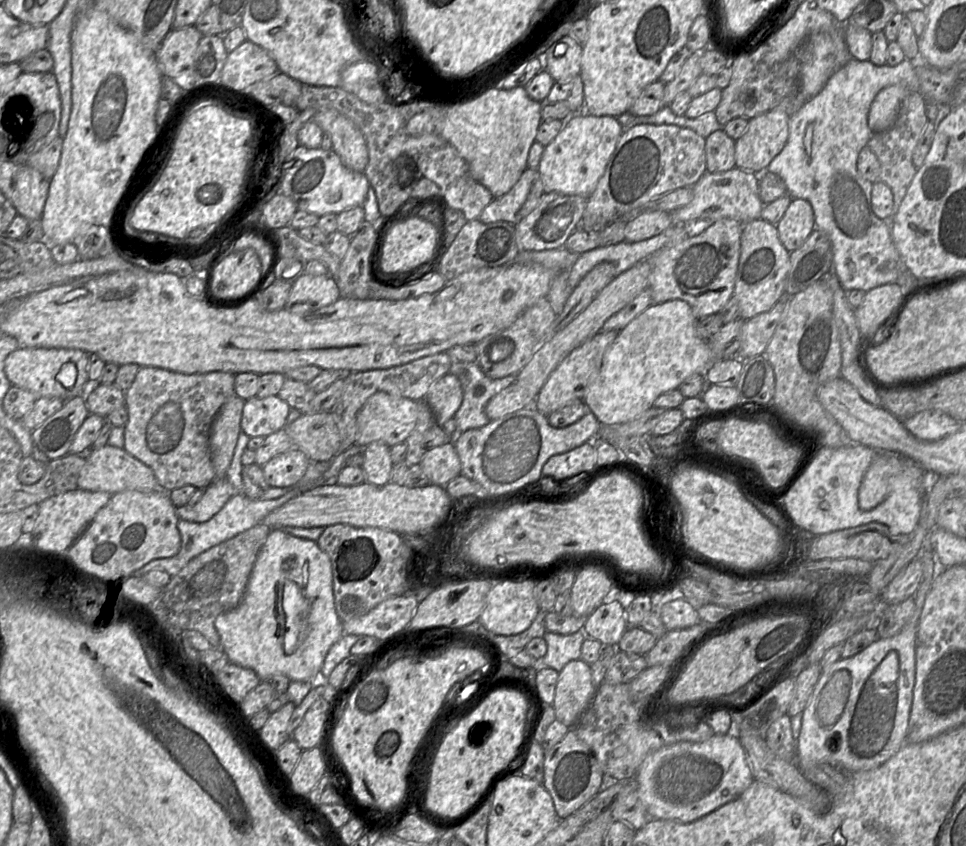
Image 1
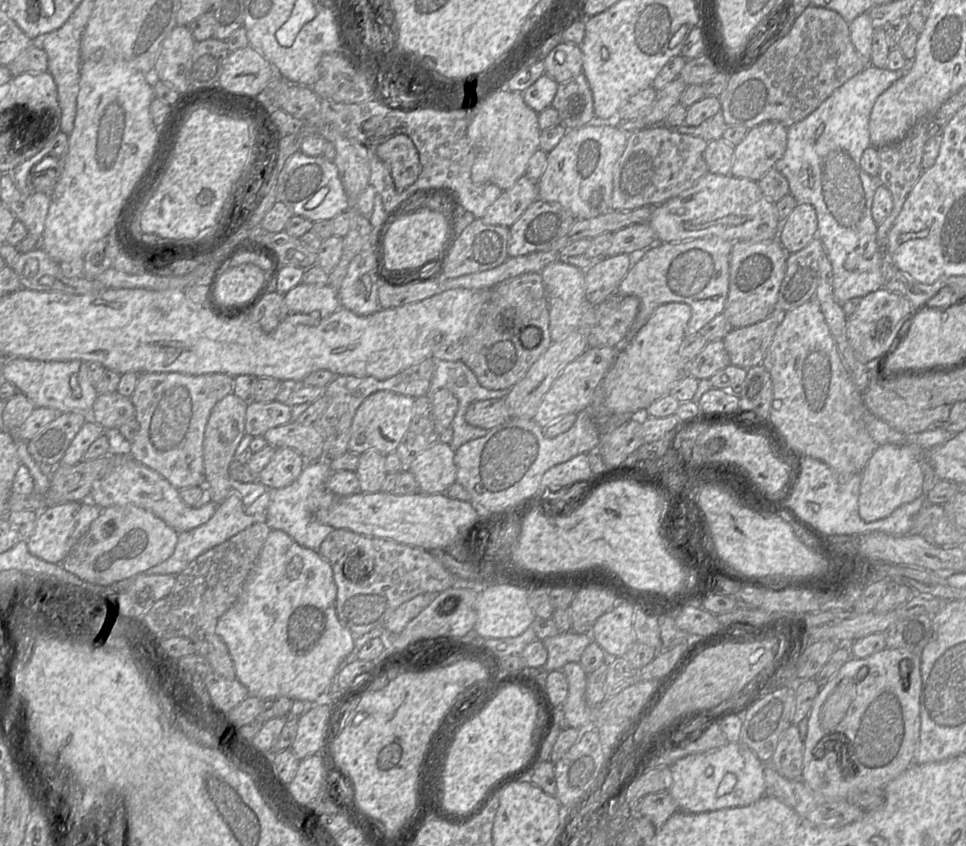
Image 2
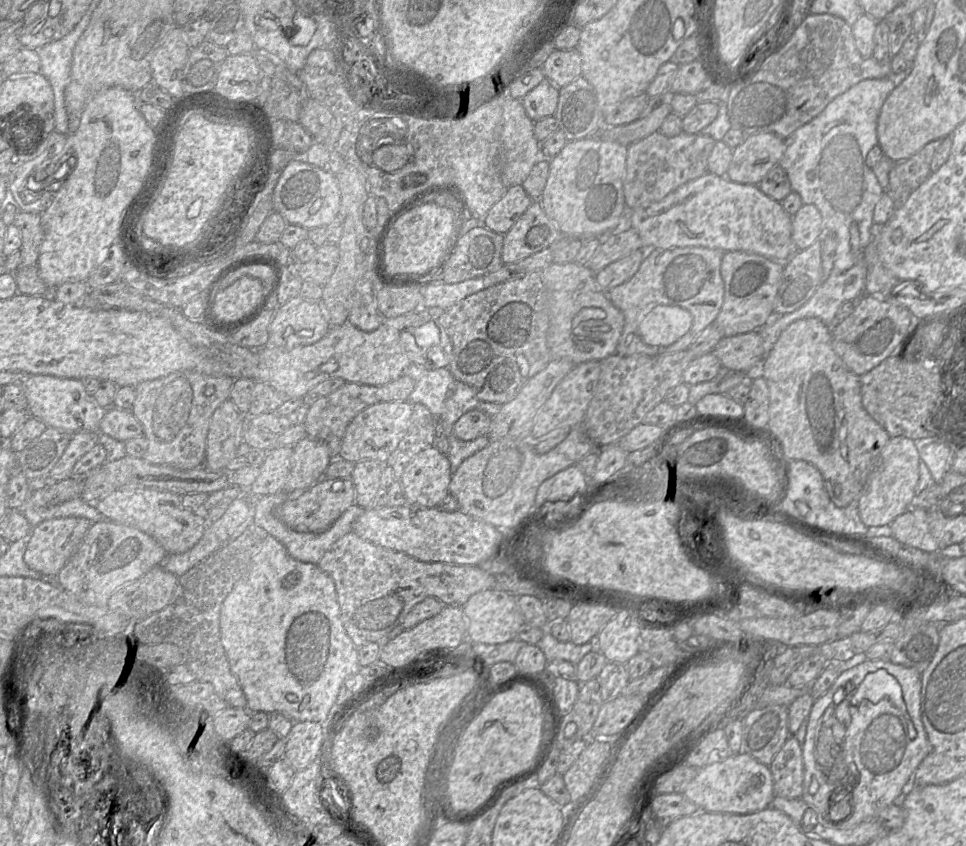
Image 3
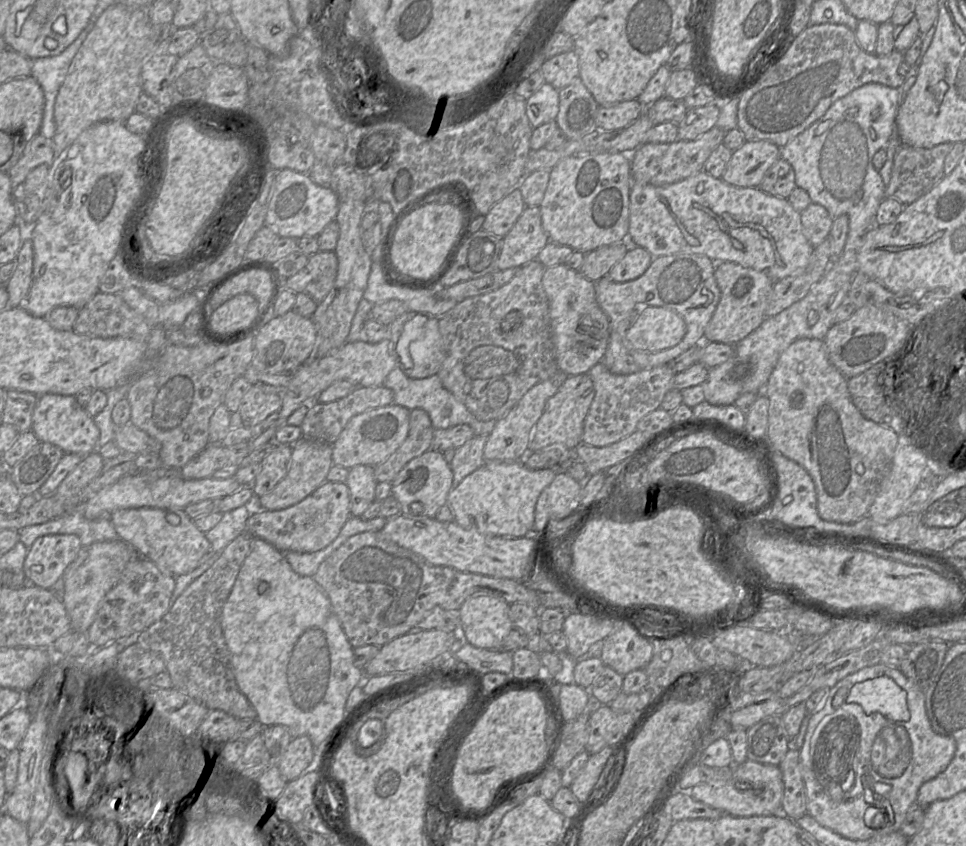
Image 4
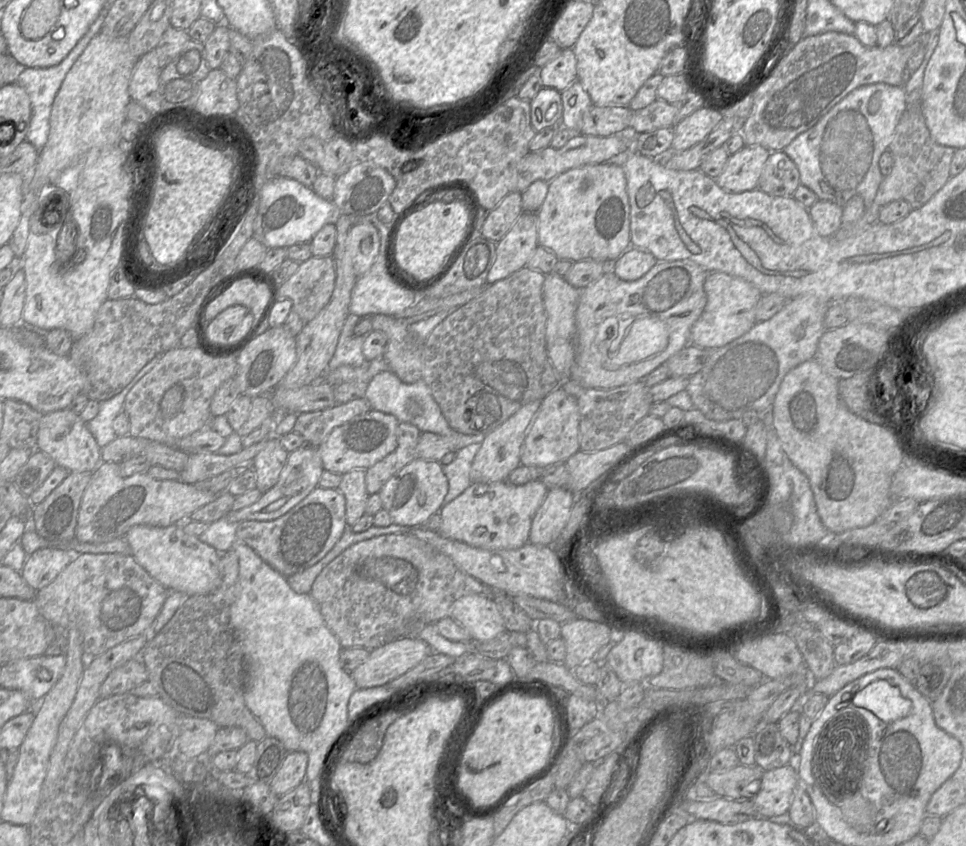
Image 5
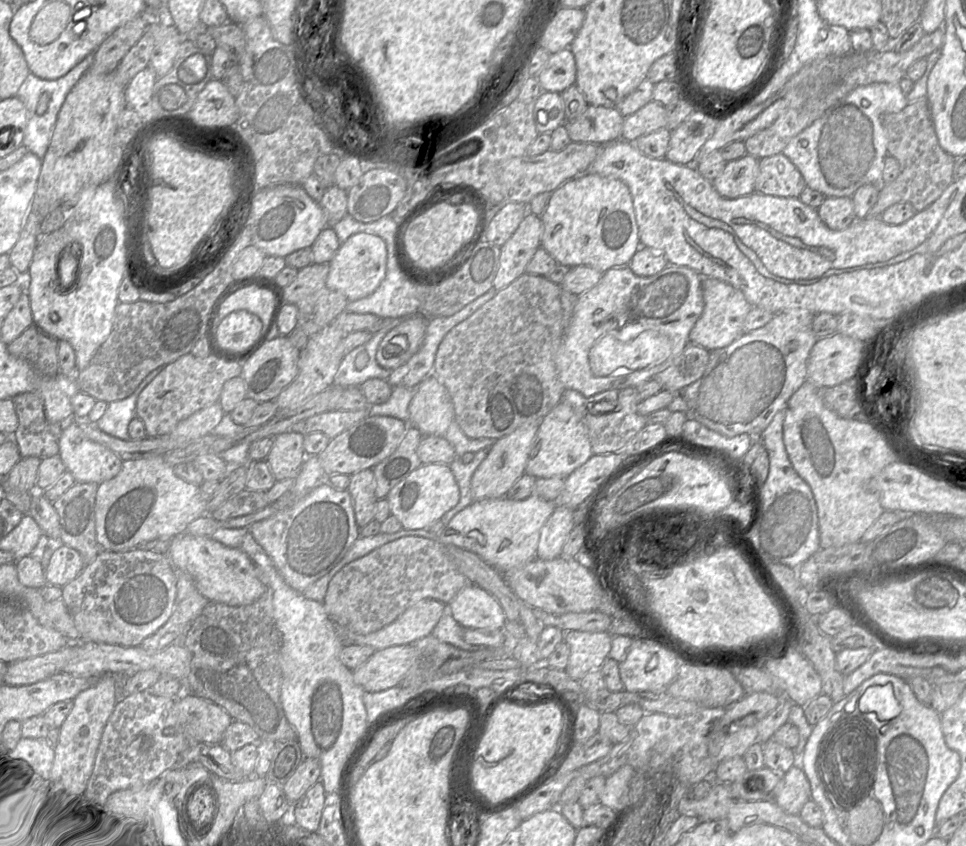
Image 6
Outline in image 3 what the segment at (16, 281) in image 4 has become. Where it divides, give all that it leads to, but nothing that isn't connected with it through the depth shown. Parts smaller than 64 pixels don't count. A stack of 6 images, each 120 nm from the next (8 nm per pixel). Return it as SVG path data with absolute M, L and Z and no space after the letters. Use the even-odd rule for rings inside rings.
M18 210L13 222L21 231L21 267L37 265L39 251L44 239L41 214Z

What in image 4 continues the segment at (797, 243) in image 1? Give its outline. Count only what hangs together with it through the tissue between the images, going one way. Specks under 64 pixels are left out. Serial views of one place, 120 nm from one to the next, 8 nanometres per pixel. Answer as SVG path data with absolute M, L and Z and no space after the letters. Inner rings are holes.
M813 202L801 212L804 235L814 248L829 237L833 220L823 206Z

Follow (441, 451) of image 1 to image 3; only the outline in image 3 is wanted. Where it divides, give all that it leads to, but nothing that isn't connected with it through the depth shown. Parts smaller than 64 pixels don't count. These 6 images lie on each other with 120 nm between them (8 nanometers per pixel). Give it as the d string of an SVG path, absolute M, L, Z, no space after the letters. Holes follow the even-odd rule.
M434 445L420 451L405 467L399 482L406 504L437 507L449 494L452 473L447 455Z

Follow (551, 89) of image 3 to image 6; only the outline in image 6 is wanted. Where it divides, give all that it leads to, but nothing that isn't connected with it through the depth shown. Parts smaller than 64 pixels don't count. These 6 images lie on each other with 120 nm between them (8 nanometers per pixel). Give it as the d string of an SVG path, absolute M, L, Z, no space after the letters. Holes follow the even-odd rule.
M543 91L533 109L533 119L538 133L551 133L565 123L561 93Z

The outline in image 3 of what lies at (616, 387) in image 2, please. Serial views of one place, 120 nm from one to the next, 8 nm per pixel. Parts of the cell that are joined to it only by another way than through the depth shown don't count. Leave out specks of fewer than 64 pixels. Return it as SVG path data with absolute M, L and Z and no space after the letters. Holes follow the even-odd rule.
M677 306L654 307L639 325L639 335L649 346L667 347L684 336L692 326L692 315Z

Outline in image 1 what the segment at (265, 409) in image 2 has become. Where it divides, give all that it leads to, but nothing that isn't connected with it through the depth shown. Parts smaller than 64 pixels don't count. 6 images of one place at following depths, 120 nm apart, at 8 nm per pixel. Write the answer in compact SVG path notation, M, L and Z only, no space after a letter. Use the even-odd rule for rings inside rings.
M277 395L252 397L245 401L242 411L241 432L251 437L266 437L286 427L289 405Z

